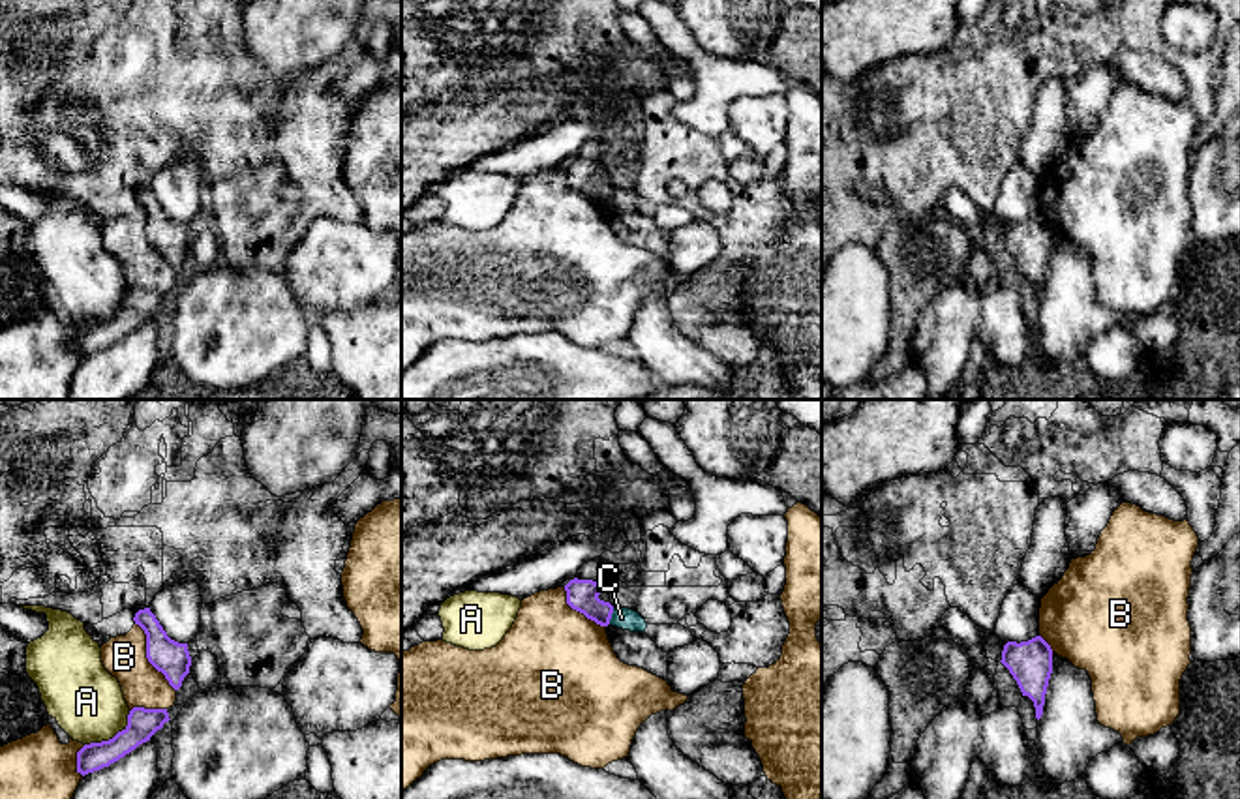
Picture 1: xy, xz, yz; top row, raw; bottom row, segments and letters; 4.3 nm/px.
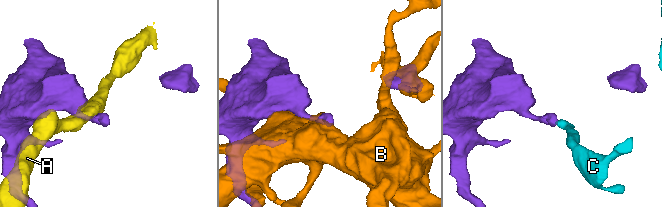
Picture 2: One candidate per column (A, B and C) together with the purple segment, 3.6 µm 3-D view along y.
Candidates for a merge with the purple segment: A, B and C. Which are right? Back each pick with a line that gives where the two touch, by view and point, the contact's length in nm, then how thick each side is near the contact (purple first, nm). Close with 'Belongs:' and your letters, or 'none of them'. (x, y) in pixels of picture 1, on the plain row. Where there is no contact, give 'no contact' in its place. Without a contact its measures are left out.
Belongs: none of them

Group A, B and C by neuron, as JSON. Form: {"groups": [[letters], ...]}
{"groups": [["A"], ["B"], ["C"]]}

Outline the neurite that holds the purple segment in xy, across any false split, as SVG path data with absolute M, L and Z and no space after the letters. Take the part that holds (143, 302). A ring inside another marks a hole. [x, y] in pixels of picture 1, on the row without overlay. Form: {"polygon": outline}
{"polygon": "M133 287L128 294L128 306L113 319L84 324L77 332L77 353L83 356L118 341L169 302L167 289Z"}

